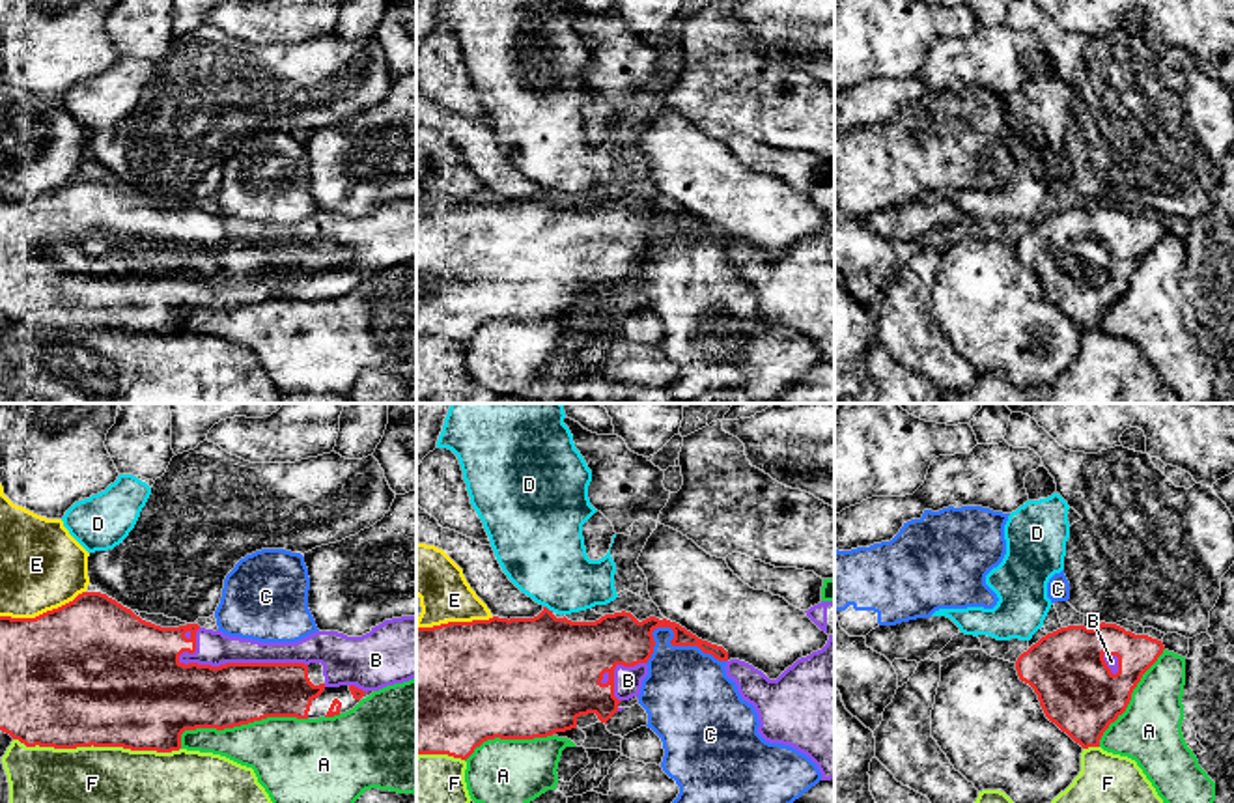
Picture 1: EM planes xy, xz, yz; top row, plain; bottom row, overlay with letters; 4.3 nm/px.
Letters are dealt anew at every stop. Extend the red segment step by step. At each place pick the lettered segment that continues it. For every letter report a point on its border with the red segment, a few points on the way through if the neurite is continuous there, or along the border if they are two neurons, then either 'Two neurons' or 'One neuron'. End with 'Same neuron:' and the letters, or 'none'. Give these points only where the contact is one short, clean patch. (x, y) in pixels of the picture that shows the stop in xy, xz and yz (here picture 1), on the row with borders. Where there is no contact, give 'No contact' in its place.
A: Touches red at xy (238, 725). Two neurons
B: Touches red at xy (241, 663). One neuron
C: Touches red at xz (682, 645). Boundary: xz (650, 633), (669, 628), (673, 645), (697, 645), (725, 662). Two neurons
D: Touches red at xz (547, 609). Two neurons
E: Touches red at xy (43, 613). Two neurons
F: Touches red at xy (98, 746). Two neurons
Same neuron: B

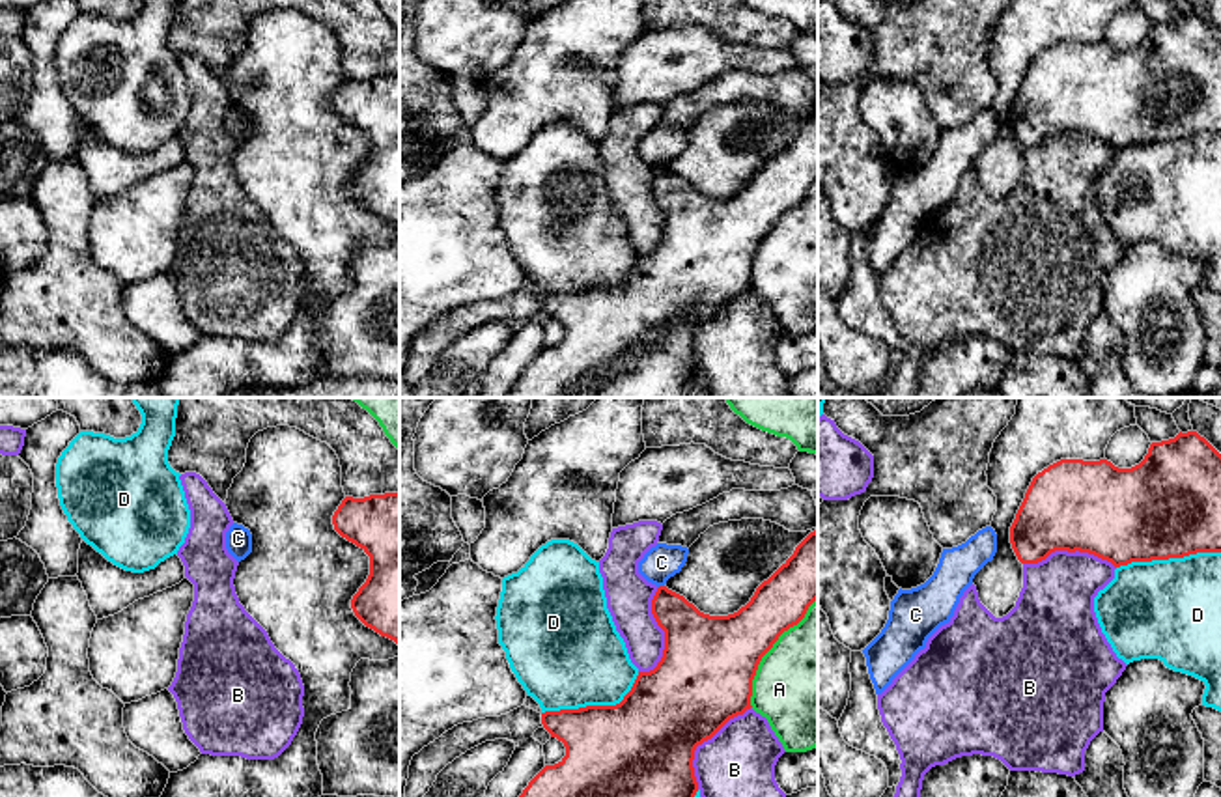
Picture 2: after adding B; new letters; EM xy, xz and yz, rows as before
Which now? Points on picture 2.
A: Touches red at xz (770, 648). Two neurons
B: Touches red at xz (702, 741). Two neurons
C: Touches red at xz (659, 587). Boundary: xz (663, 585), (658, 588). Two neurons
D: Touches red at xz (594, 706). Two neurons
Same neuron: none

